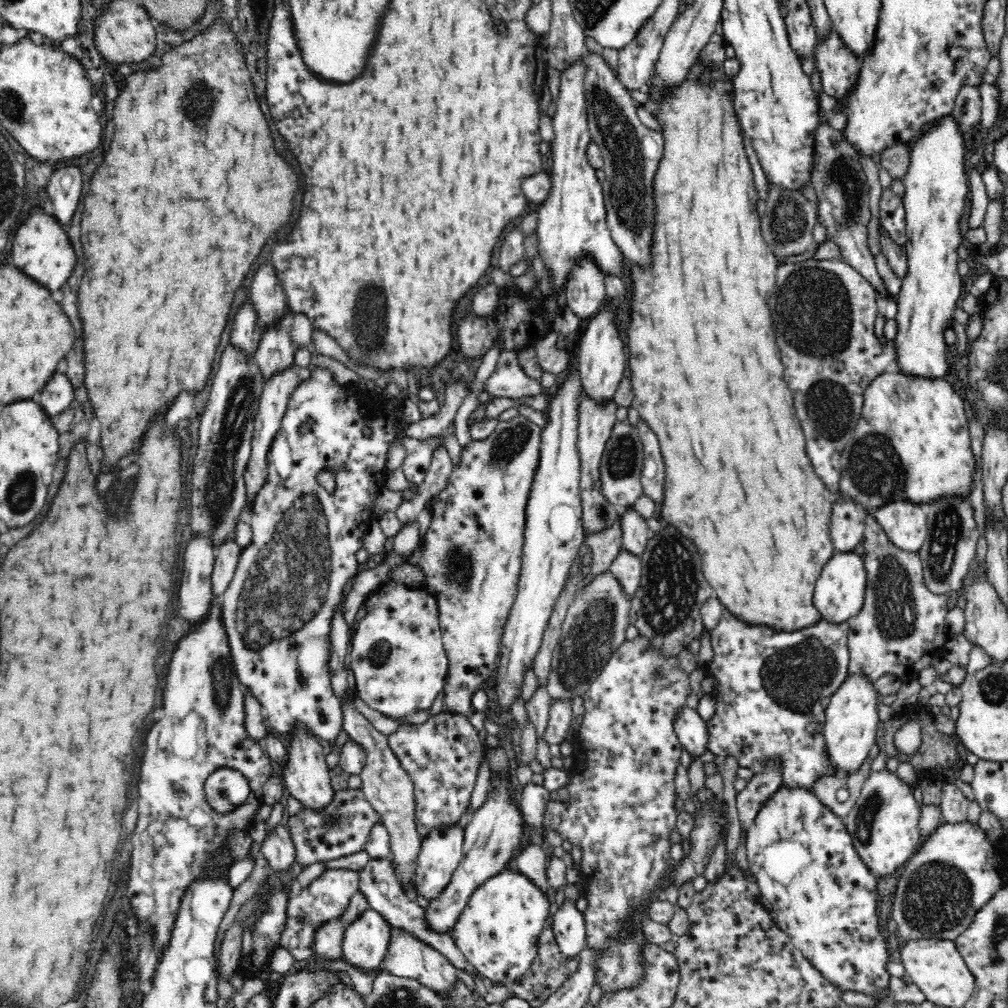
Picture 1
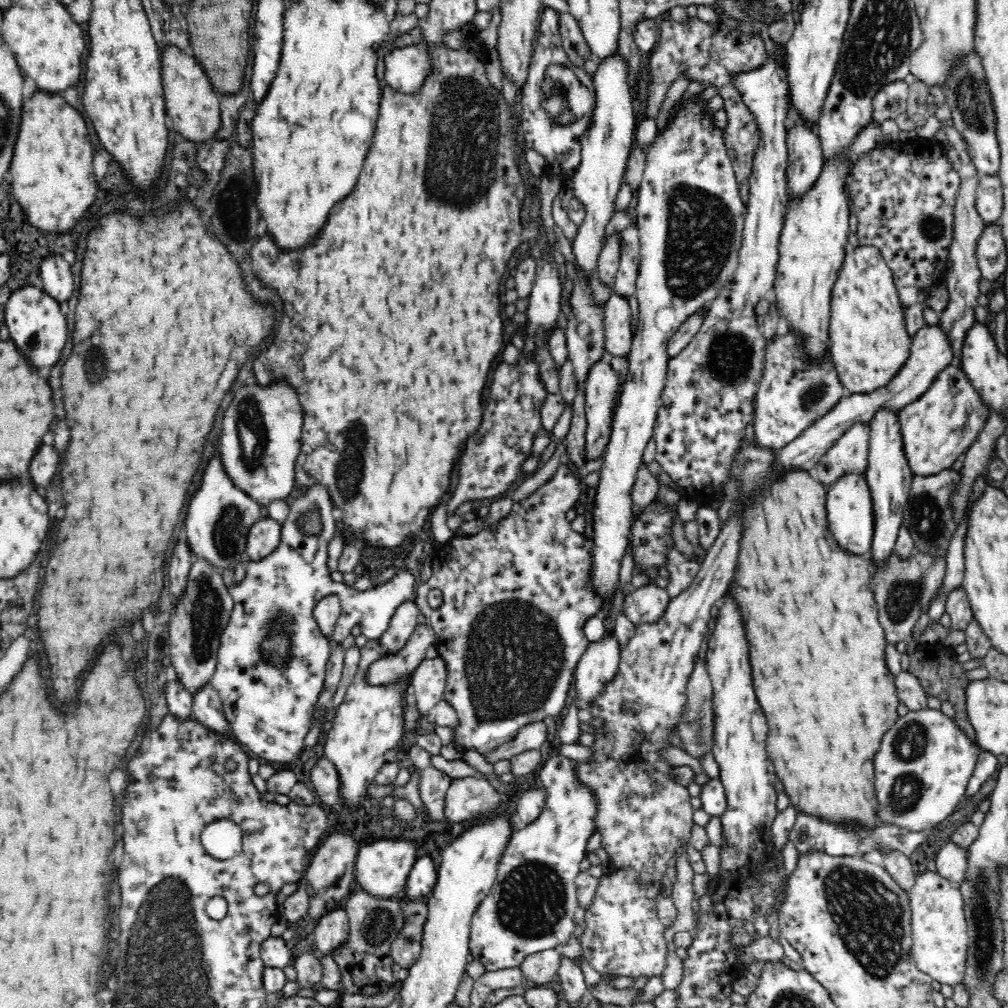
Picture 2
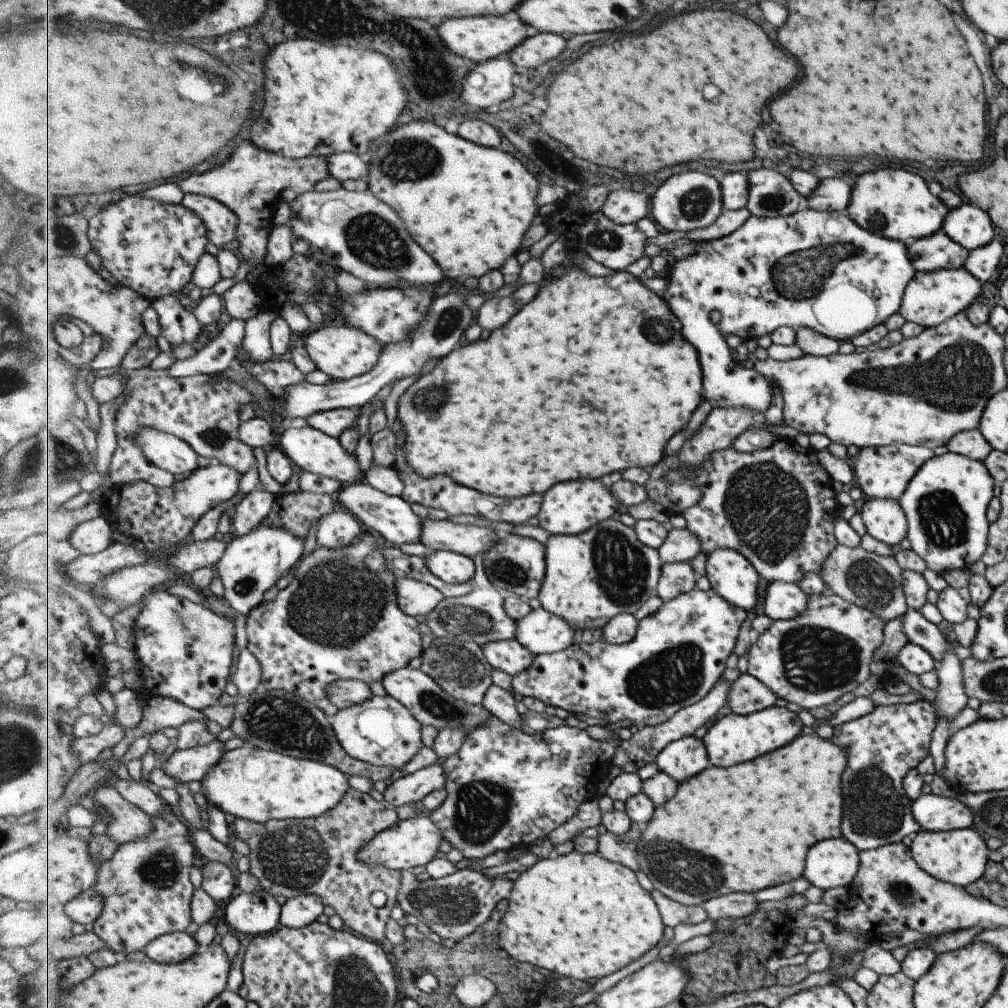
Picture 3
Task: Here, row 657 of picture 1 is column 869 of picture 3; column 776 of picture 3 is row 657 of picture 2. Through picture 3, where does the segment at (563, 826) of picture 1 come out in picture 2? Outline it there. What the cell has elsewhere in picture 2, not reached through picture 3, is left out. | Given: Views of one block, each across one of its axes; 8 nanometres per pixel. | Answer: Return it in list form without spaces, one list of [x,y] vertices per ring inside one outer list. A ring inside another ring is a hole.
[[[924,325],[914,338],[911,338],[908,346],[907,362],[902,364],[901,370],[884,386],[876,388],[868,393],[843,394],[838,398],[834,407],[829,408],[820,416],[820,420],[814,420],[813,424],[802,431],[794,440],[791,440],[783,449],[774,453],[774,460],[766,468],[766,476],[762,478],[762,484],[744,490],[738,495],[736,506],[730,510],[728,518],[721,524],[720,532],[716,536],[712,546],[700,556],[701,569],[692,581],[692,584],[680,596],[671,599],[665,610],[664,618],[656,624],[643,624],[637,626],[636,634],[629,640],[624,652],[621,652],[619,669],[616,676],[606,685],[604,692],[596,699],[590,712],[595,717],[606,720],[608,738],[603,734],[597,736],[597,743],[593,746],[594,753],[598,757],[598,764],[594,766],[582,765],[582,779],[586,783],[593,784],[598,788],[600,798],[600,809],[597,816],[597,830],[603,835],[602,848],[604,848],[611,862],[612,874],[604,874],[600,879],[600,886],[594,899],[594,904],[585,912],[586,932],[580,936],[583,955],[588,962],[599,972],[602,970],[613,970],[622,976],[639,977],[642,975],[654,976],[662,974],[666,967],[667,946],[664,939],[665,926],[658,920],[656,909],[654,909],[654,898],[660,893],[660,884],[667,869],[666,863],[673,857],[673,851],[677,848],[679,841],[691,836],[692,805],[690,794],[686,787],[676,784],[669,778],[672,769],[664,763],[658,751],[670,745],[668,733],[674,729],[681,716],[682,706],[686,703],[686,682],[694,656],[705,640],[710,609],[714,603],[726,594],[728,582],[735,576],[739,564],[741,544],[747,529],[747,512],[752,510],[756,504],[756,498],[761,490],[778,479],[783,479],[787,474],[804,471],[813,473],[819,460],[828,452],[834,444],[835,439],[846,430],[846,426],[855,419],[864,418],[870,420],[874,414],[874,408],[882,403],[889,406],[902,408],[904,404],[912,402],[922,393],[935,376],[951,362],[950,345],[944,339],[944,333],[938,325]]]

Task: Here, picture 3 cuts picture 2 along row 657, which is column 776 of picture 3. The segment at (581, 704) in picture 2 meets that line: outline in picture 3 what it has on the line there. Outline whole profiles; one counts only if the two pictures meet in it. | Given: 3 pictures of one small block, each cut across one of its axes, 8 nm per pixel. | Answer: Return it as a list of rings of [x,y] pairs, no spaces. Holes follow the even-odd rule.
[[[778,580],[769,584],[764,612],[772,620],[794,620],[808,608],[808,595],[798,583]]]

